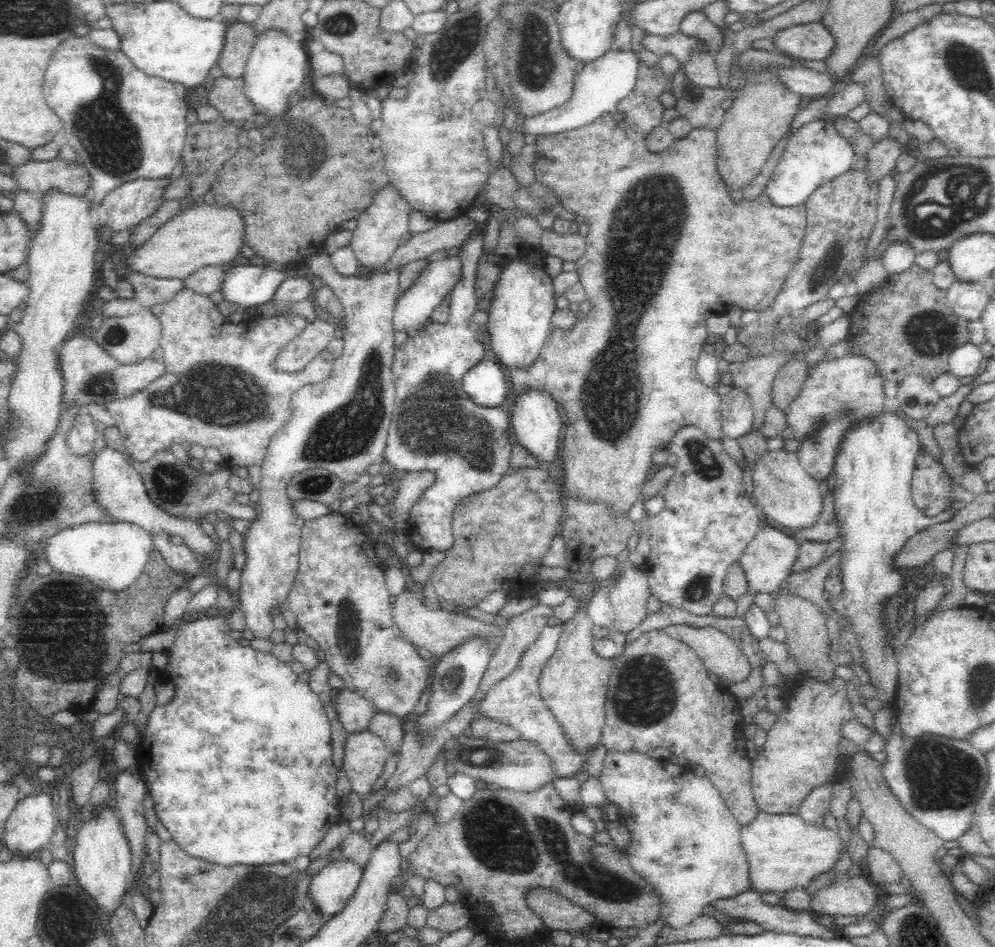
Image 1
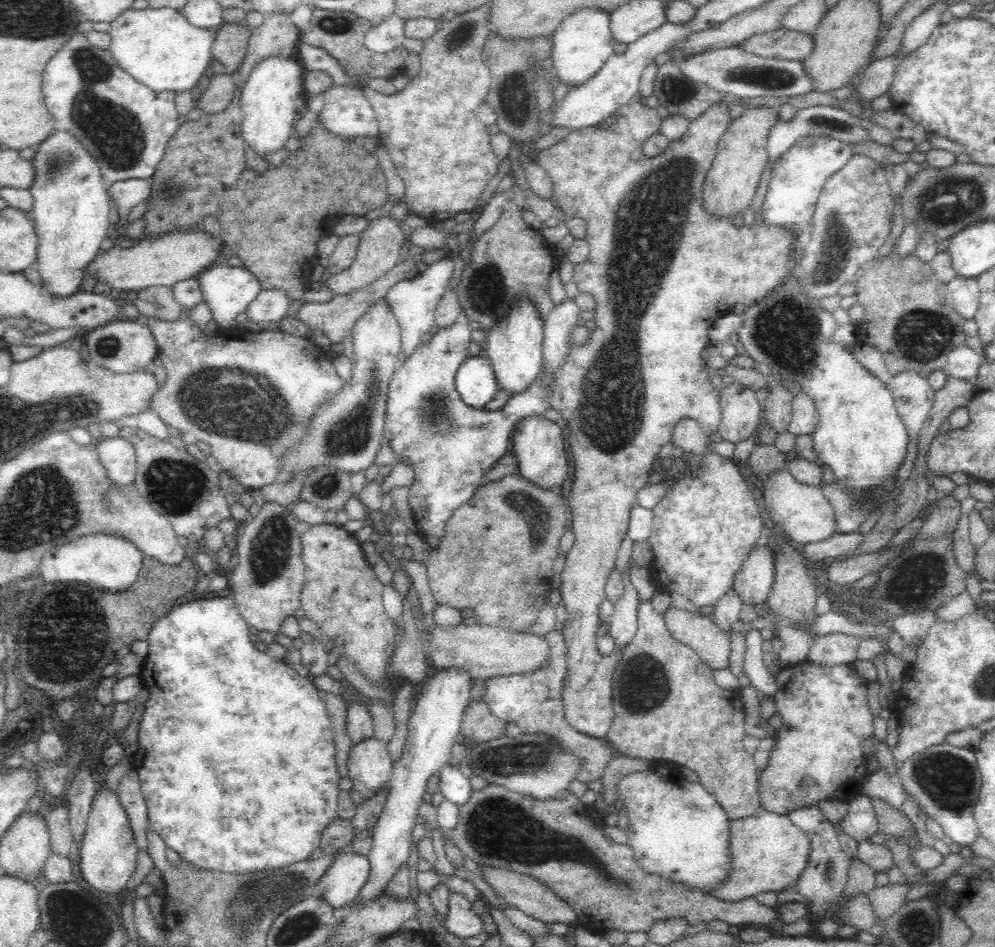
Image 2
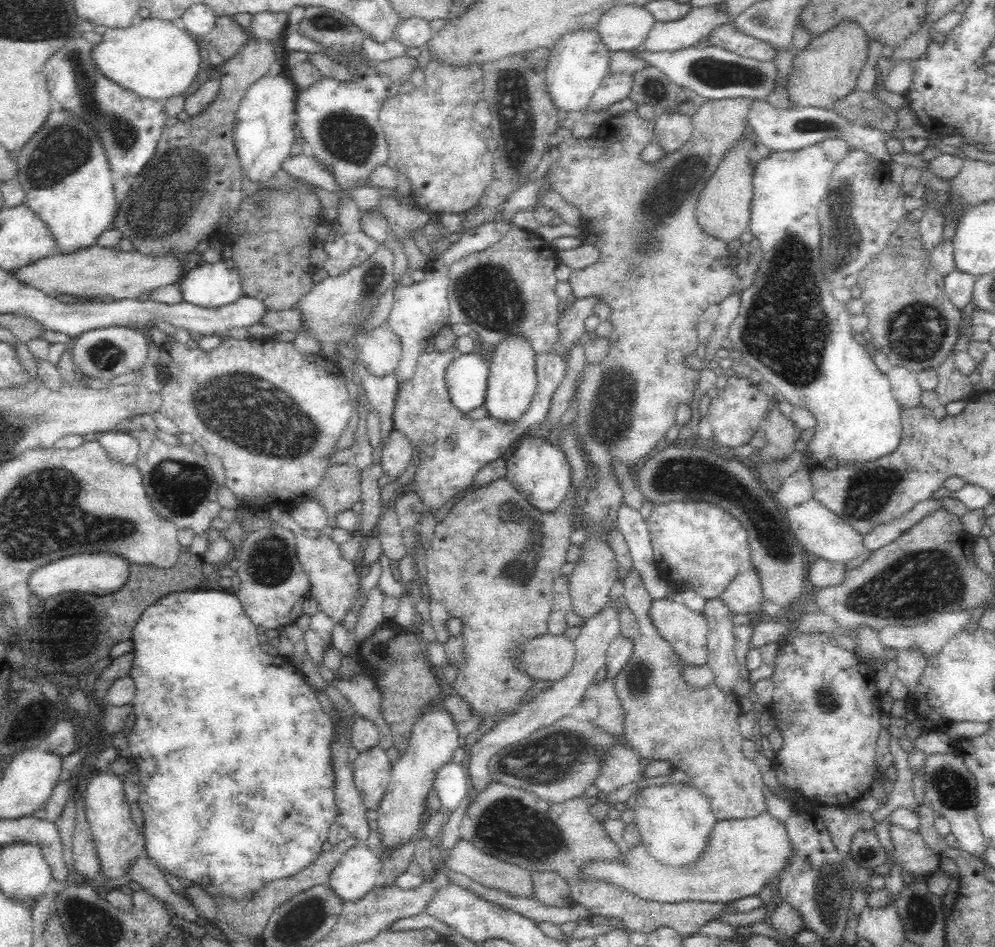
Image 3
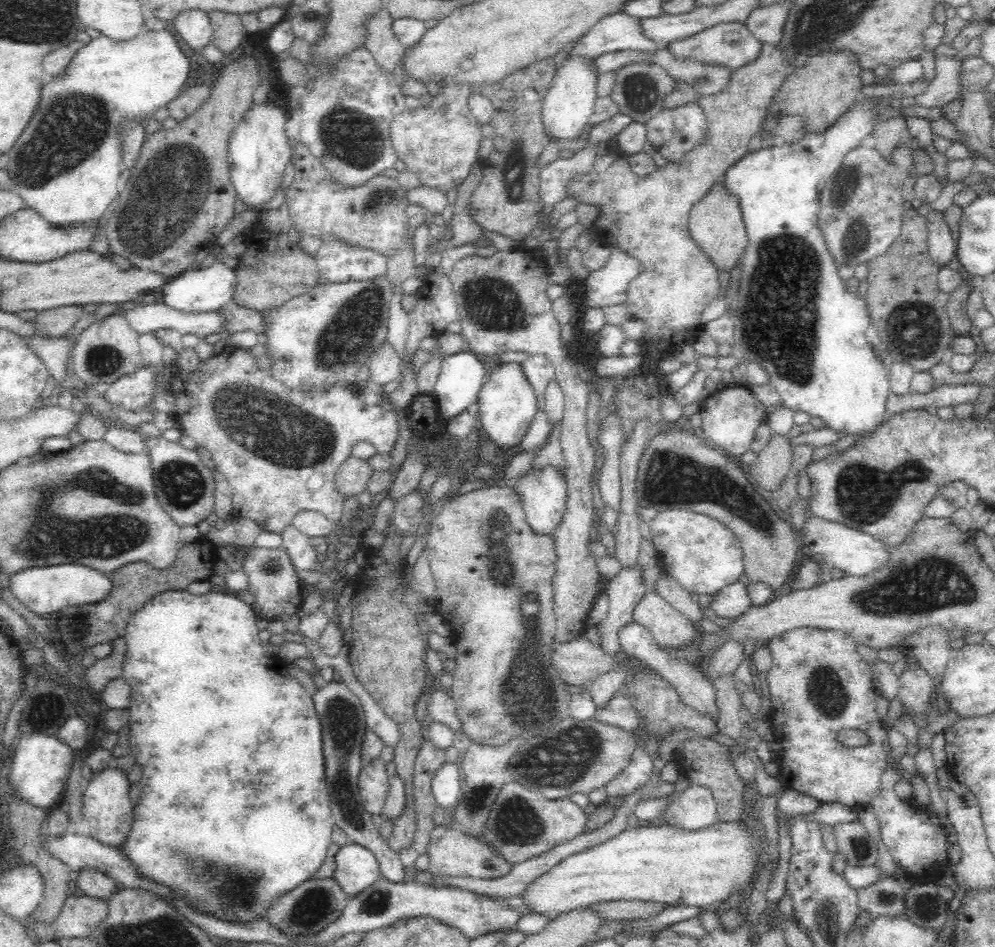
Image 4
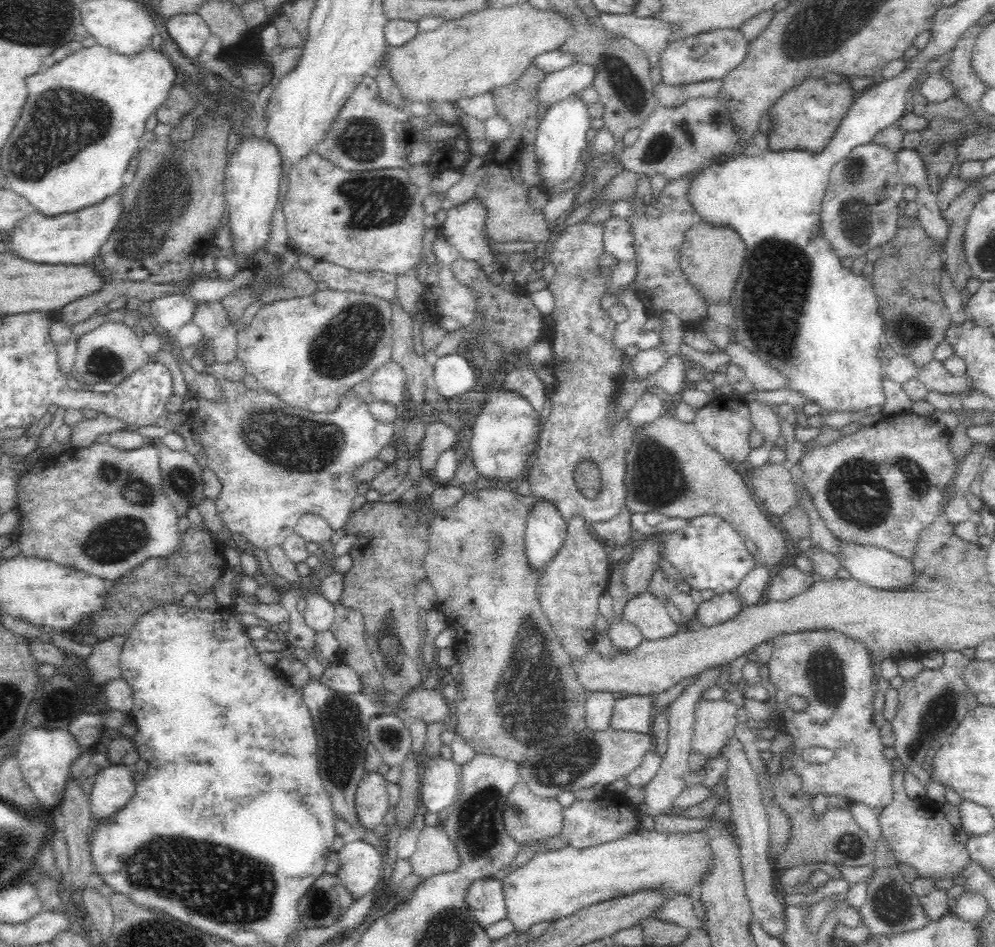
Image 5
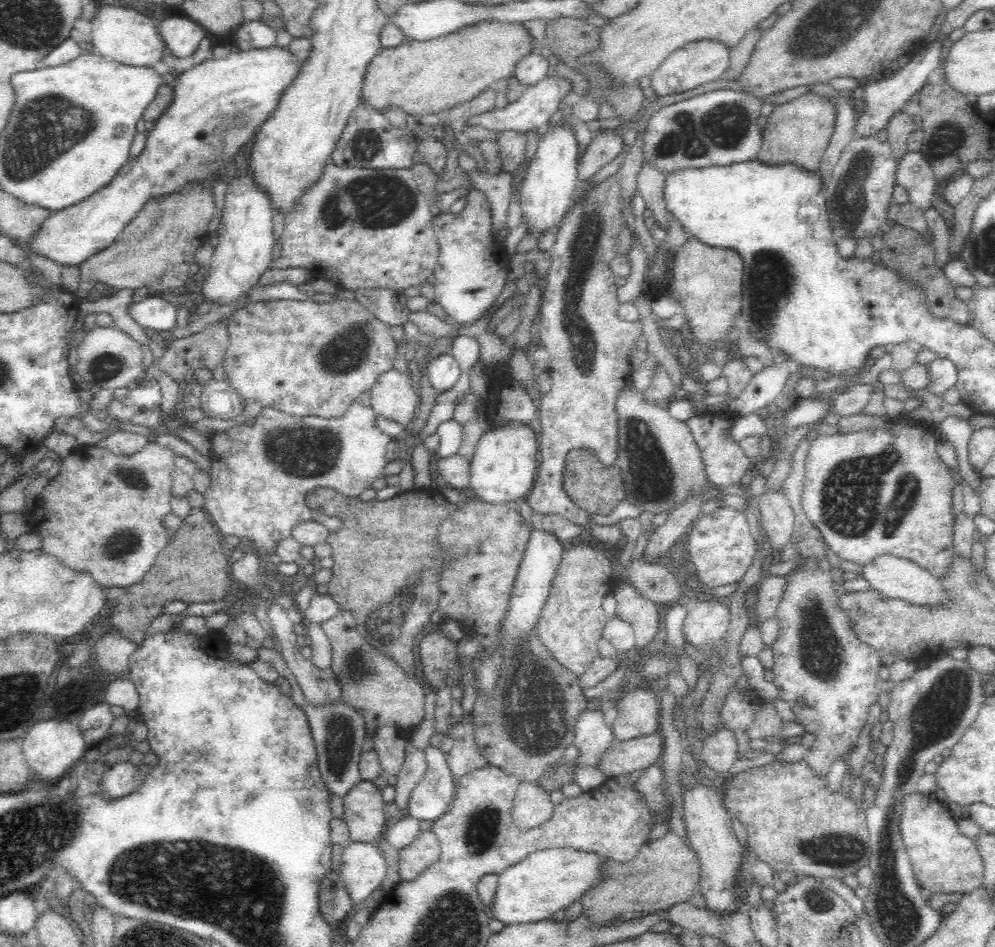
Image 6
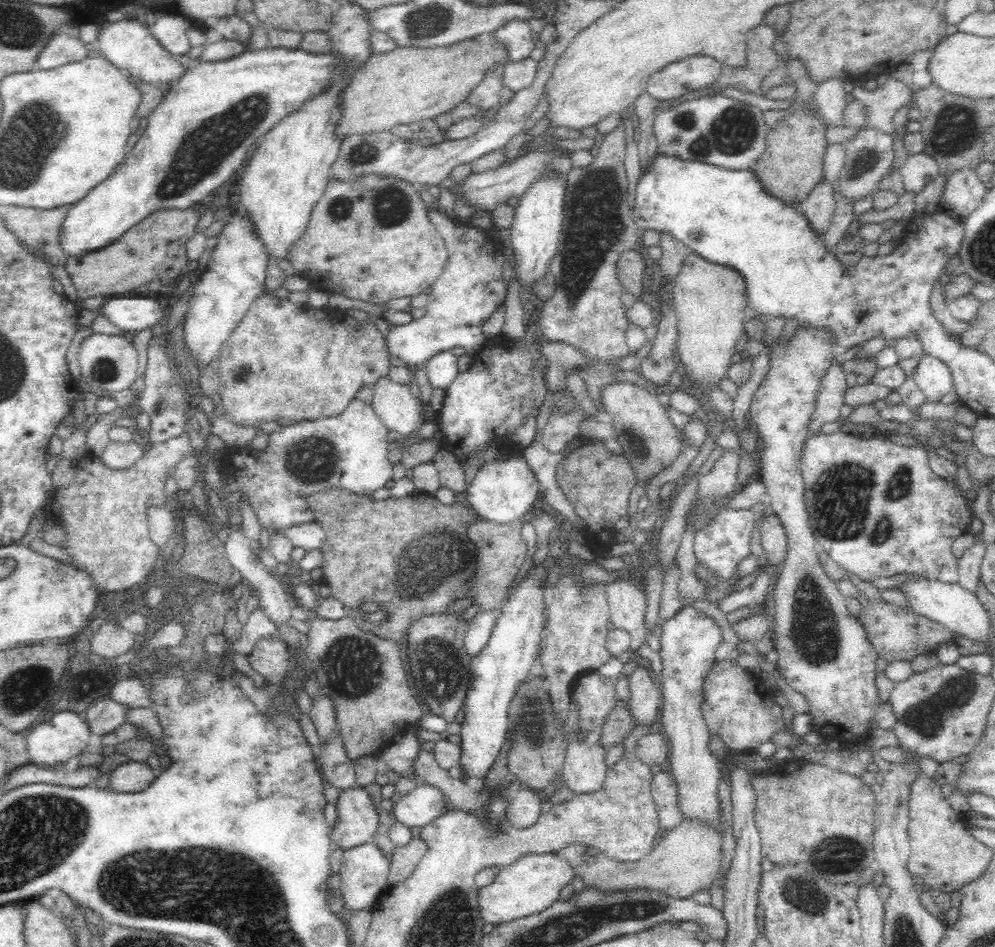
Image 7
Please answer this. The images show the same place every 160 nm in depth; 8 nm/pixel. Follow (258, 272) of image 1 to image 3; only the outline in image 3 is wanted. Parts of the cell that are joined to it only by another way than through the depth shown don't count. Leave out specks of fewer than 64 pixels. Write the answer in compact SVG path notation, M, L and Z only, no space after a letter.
M202 262L197 267L187 271L179 284L185 302L202 306L206 309L218 309L229 306L246 295L242 286L242 276L240 276L238 269L235 267L226 268L224 262L218 262L218 264Z

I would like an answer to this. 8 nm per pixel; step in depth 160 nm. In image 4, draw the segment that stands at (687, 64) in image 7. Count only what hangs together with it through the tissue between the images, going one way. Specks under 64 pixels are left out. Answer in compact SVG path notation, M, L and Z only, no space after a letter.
M723 23L710 26L697 34L688 36L670 46L672 53L683 58L696 58L703 62L715 62L715 64L724 64L733 70L740 67L746 67L752 62L758 61L762 55L763 44L754 37L743 23Z

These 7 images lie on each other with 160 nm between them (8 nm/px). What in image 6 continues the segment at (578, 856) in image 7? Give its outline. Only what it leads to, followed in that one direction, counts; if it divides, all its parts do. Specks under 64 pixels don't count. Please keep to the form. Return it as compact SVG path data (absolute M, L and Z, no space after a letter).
M669 829L663 837L650 839L640 852L627 863L613 861L610 868L606 868L606 878L594 890L590 890L582 897L582 917L592 929L602 926L612 926L618 921L628 922L638 918L650 917L652 914L668 914L668 910L679 902L686 902L697 891L699 881L699 864L697 858L680 836Z

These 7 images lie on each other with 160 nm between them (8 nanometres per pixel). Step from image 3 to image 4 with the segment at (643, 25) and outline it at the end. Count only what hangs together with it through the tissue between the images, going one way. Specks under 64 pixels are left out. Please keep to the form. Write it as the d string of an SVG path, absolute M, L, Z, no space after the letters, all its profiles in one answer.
M620 11L598 19L579 38L570 54L596 59L601 55L622 50L654 52L658 47L659 44L645 34L641 18Z

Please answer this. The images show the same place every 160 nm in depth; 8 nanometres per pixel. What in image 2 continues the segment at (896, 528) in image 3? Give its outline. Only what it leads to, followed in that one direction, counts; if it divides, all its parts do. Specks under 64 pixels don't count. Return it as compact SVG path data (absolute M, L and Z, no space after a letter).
M854 532L849 534L835 534L826 538L826 540L818 540L818 542L810 542L799 547L804 562L820 562L825 560L834 560L842 556L842 553L852 552L860 542L864 540L864 534Z

